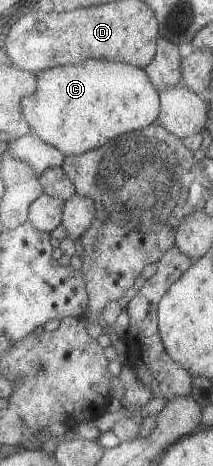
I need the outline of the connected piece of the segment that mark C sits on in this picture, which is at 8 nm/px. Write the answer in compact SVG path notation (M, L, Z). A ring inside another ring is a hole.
M88 59L82 64L66 65L43 70L39 76L36 94L23 102L25 113L38 133L48 144L57 146L66 156L81 155L100 148L106 141L123 134L142 130L158 121L161 102L158 90L145 69L110 59Z

